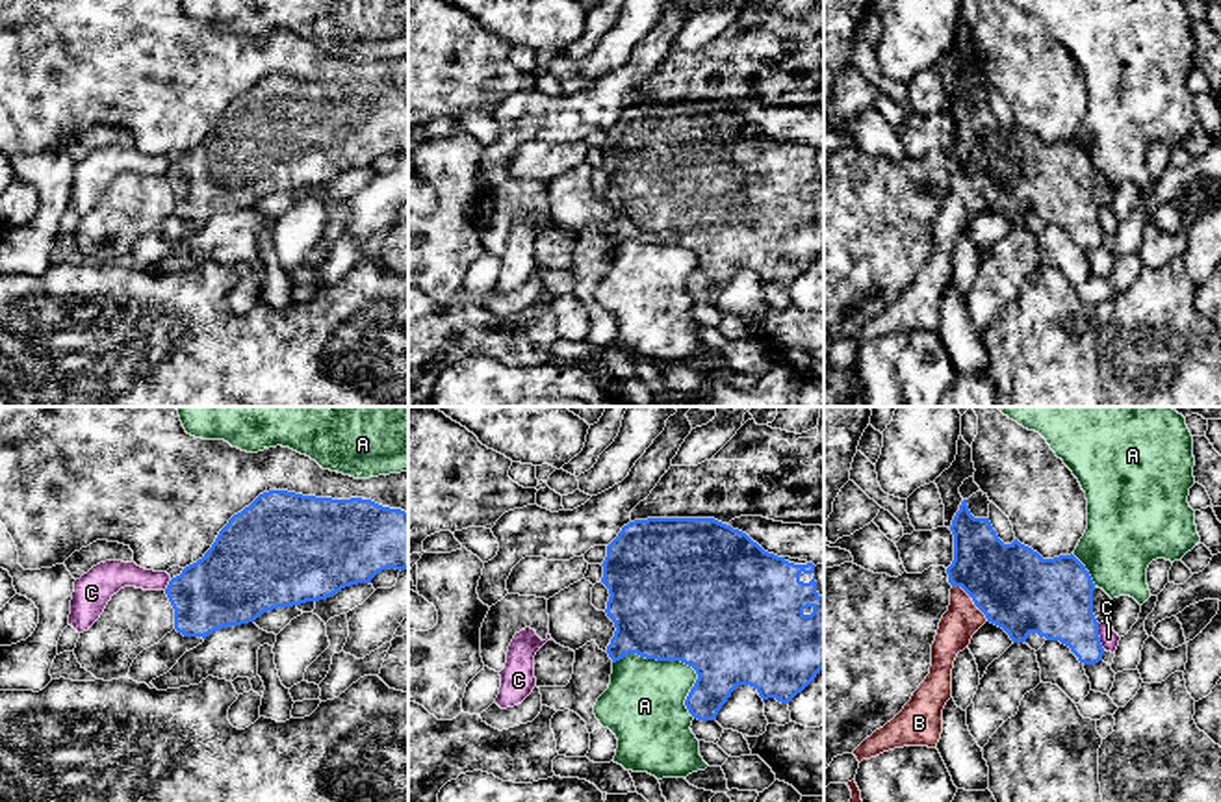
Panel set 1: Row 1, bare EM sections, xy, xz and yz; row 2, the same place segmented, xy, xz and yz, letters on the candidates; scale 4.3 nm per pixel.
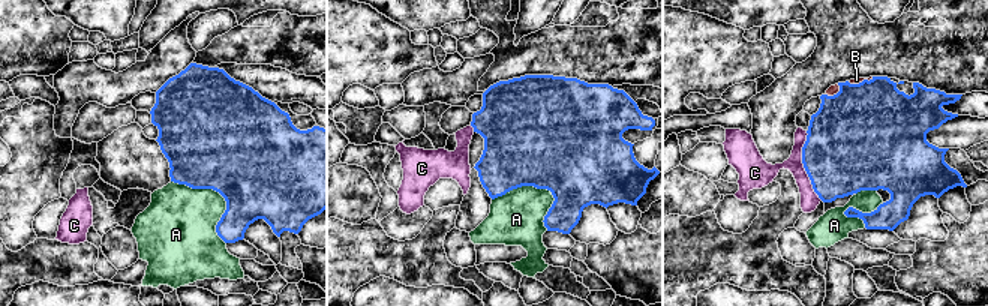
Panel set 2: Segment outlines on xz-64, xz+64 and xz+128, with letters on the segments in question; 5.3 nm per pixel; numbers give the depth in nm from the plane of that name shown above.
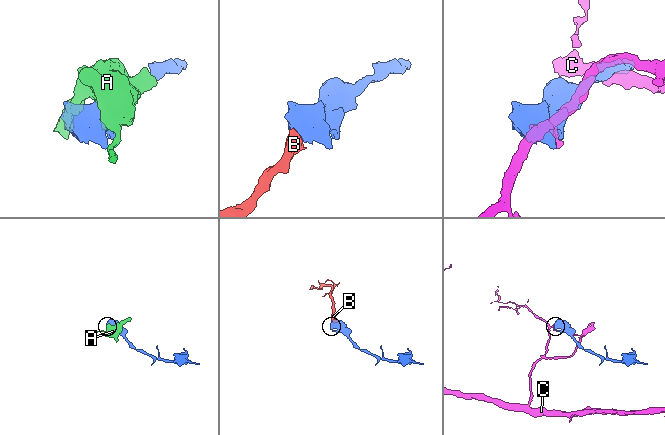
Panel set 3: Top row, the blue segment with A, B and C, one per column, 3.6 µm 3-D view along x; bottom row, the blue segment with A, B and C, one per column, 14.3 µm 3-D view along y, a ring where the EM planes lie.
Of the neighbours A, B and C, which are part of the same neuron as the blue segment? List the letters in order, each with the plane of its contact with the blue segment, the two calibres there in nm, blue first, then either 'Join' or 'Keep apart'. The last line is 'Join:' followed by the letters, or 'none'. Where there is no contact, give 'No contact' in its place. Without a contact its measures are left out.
A: Touches blue in xz. Thickness 500 nm (blue) against 360 nm. Keep apart
B: Touches blue in yz. Thickness 360 nm (blue) against 160 nm. Join
C: Touches blue in yz. Thickness 320 nm (blue) against 80 nm. Keep apart
Join: B

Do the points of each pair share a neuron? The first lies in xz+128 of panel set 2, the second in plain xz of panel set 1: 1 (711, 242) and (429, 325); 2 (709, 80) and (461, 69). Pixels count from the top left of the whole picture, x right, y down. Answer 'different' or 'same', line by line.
1: same
2: same

